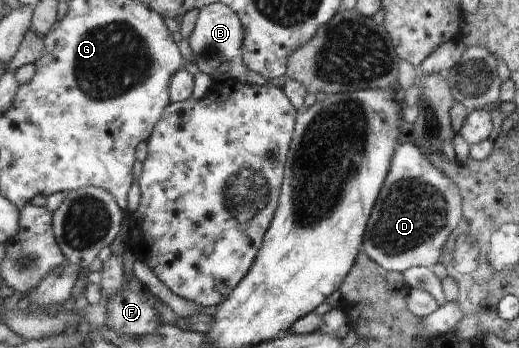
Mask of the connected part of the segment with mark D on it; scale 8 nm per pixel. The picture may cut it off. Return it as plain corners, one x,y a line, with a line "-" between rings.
412,141
398,145
394,169
386,176
386,189
380,189
372,208
361,251
391,272
402,273
414,266
432,269
440,259
442,247
460,223
462,196
457,185
436,168

